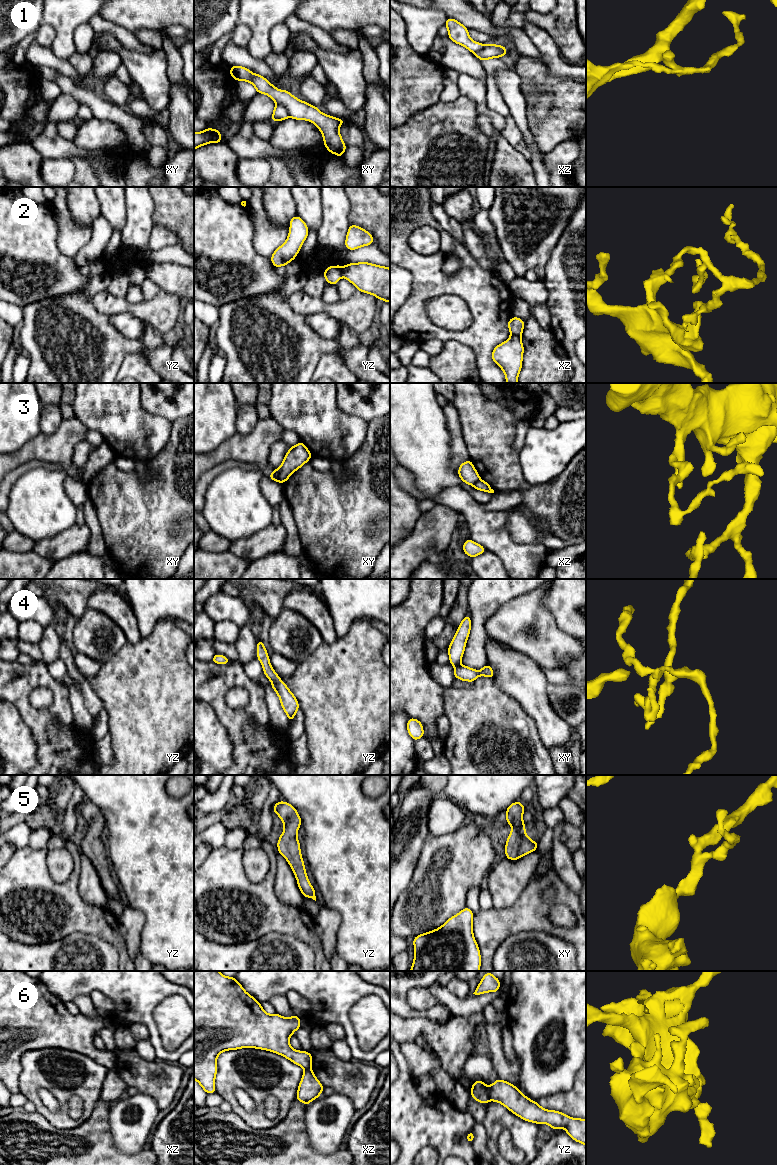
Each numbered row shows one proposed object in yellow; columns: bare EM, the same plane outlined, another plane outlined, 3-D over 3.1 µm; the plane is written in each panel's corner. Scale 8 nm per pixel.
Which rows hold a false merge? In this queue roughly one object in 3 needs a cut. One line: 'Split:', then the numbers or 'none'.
Split: 1, 2, 3, 6

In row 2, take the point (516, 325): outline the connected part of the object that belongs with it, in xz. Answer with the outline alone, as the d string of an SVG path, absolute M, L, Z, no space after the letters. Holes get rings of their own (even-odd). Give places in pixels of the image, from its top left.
M514 316L507 323L511 335L516 335L516 336L522 335L524 325L525 322L522 319Z

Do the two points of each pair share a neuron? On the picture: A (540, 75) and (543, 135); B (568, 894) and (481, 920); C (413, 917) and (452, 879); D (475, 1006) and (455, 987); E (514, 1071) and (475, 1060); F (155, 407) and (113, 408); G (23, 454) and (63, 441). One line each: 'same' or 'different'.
A: same
B: same
C: same
D: different
E: different
F: different
G: same

